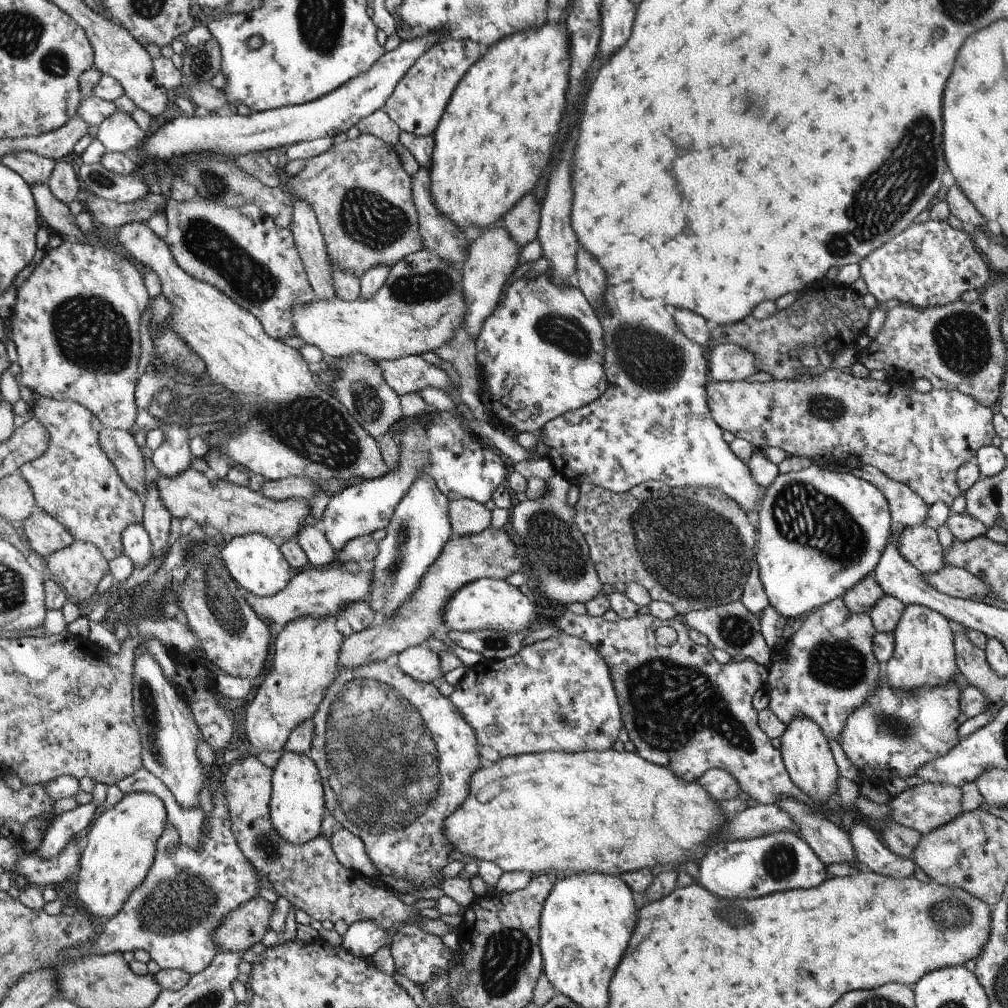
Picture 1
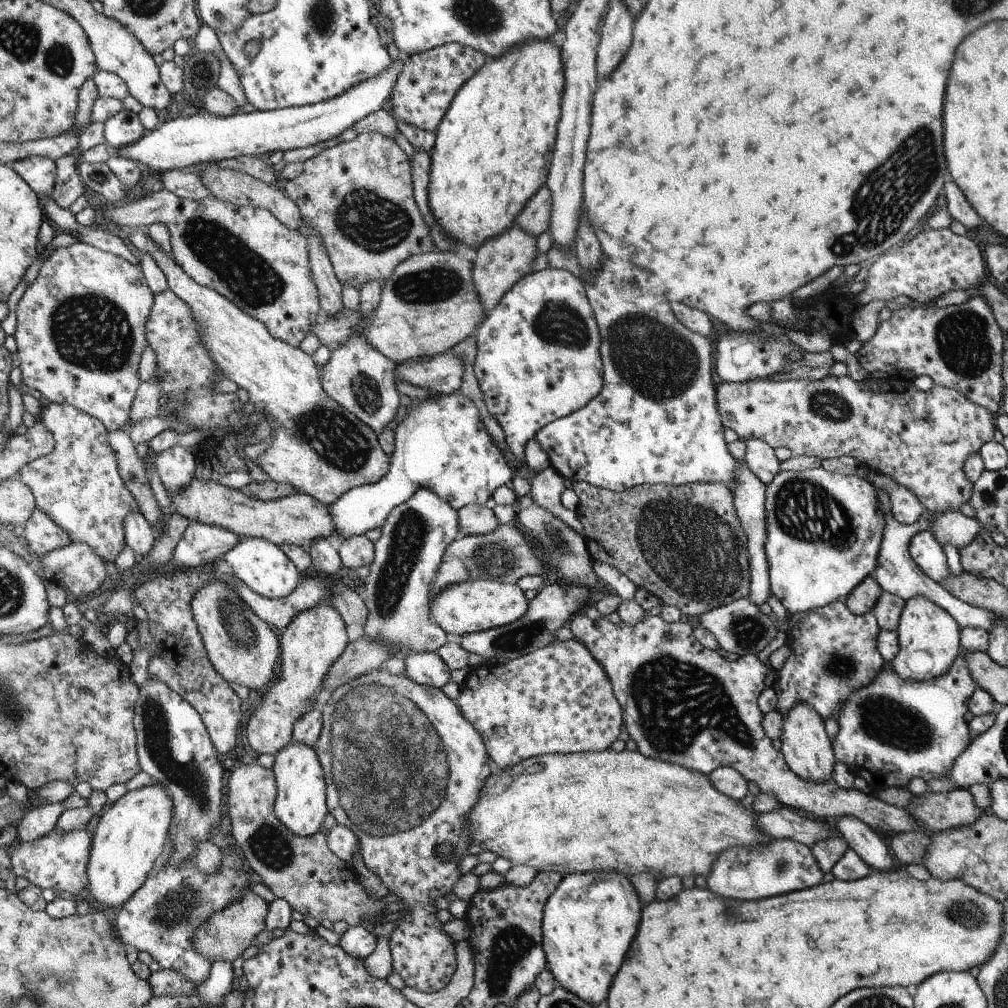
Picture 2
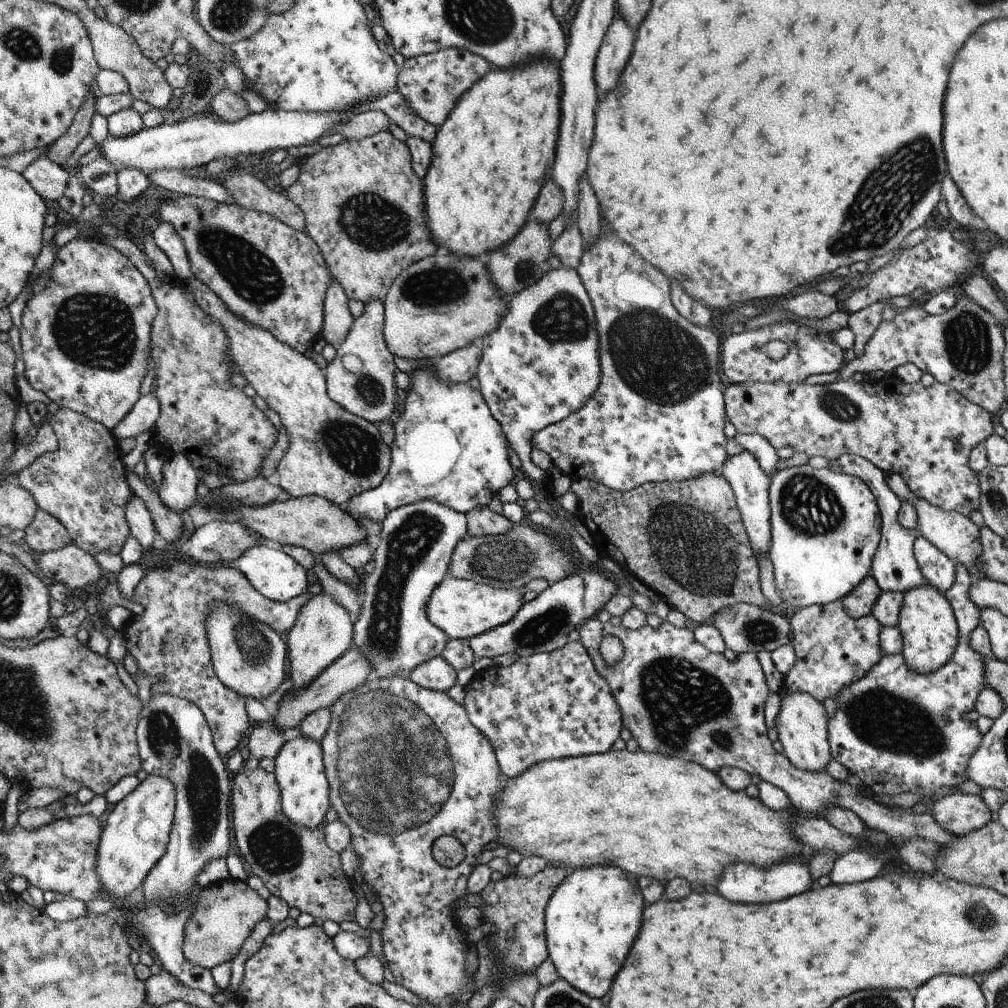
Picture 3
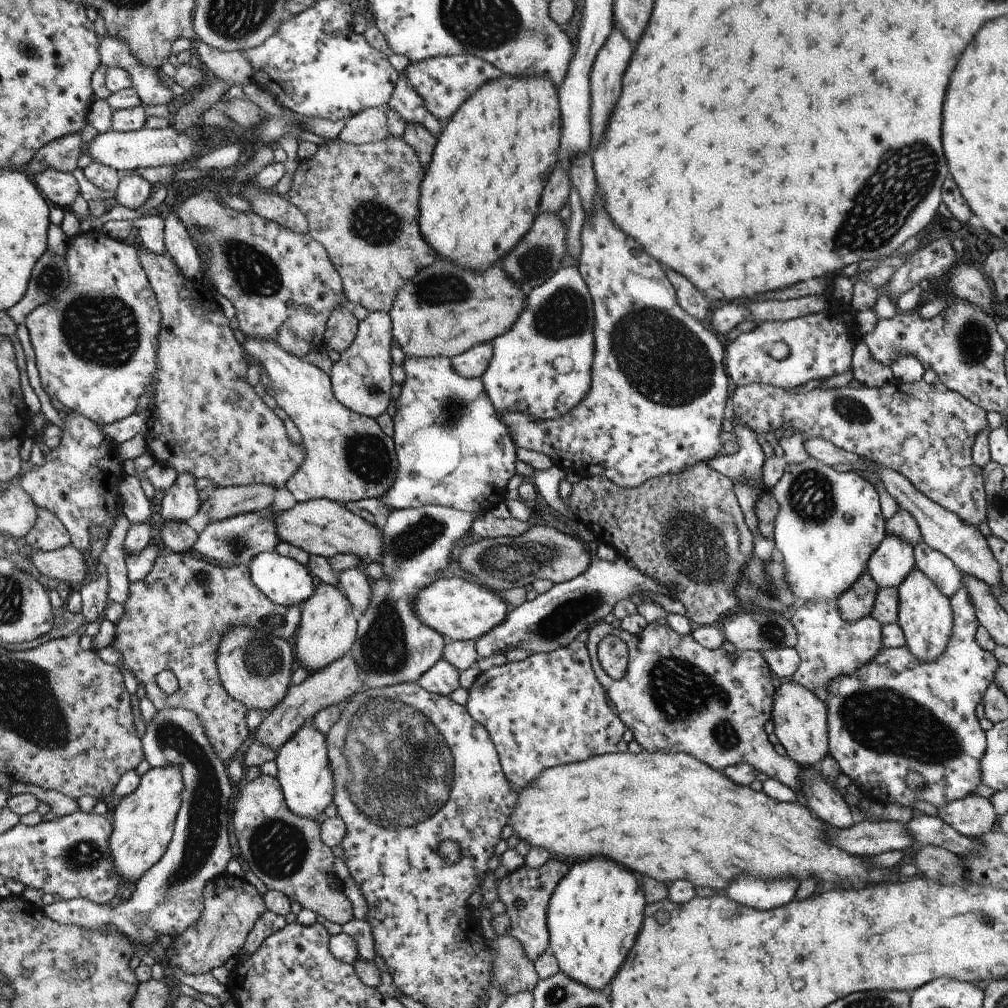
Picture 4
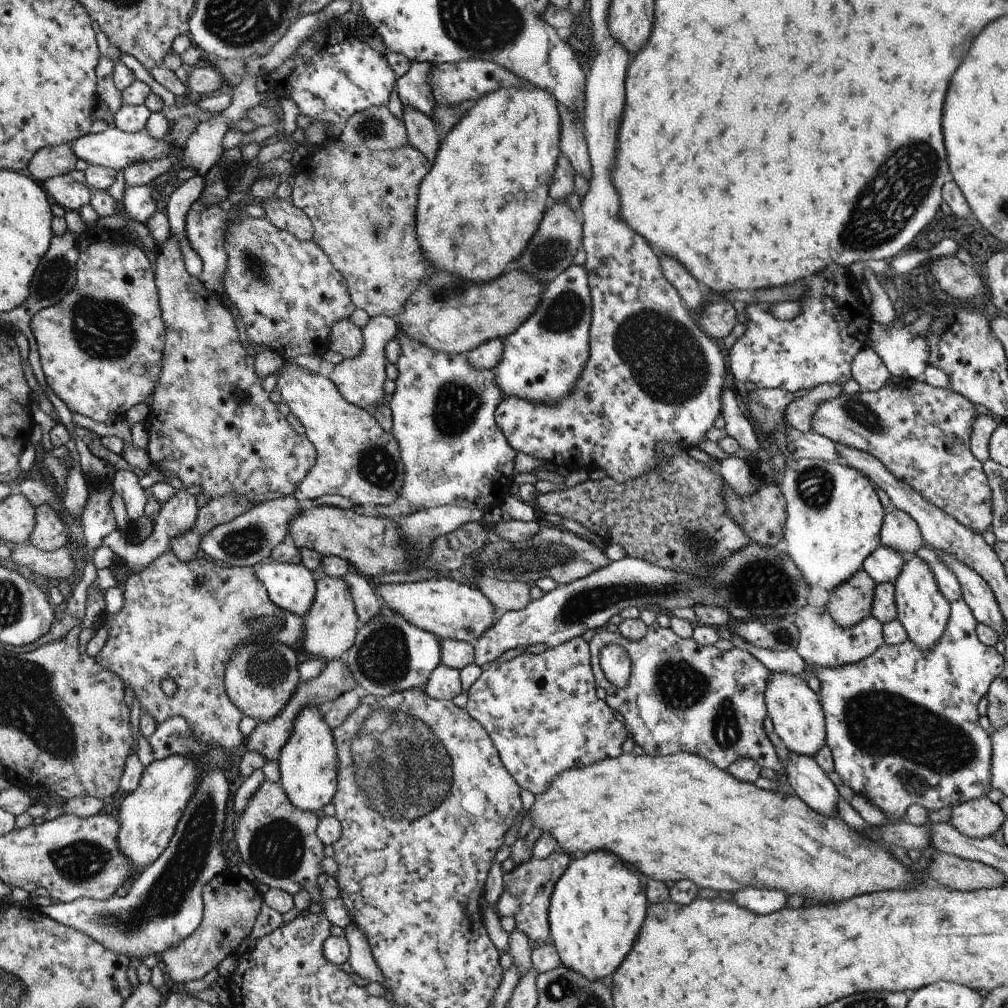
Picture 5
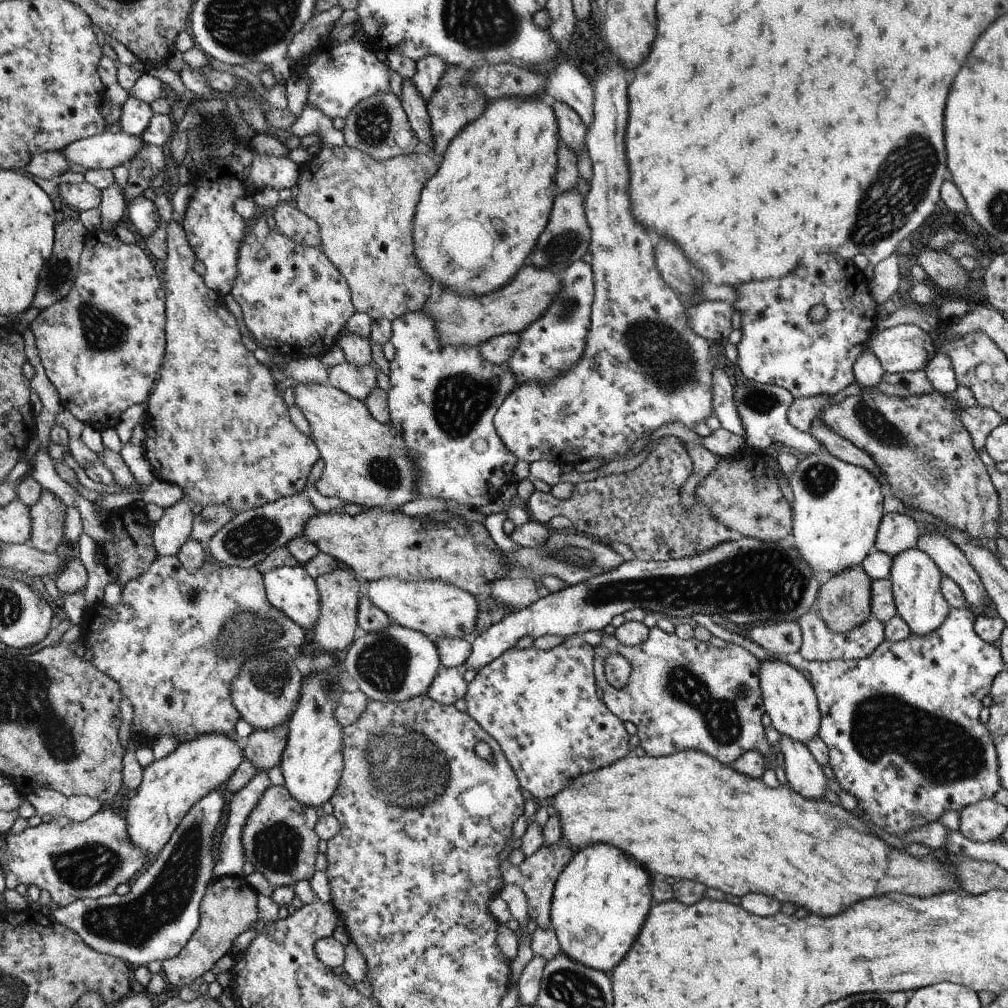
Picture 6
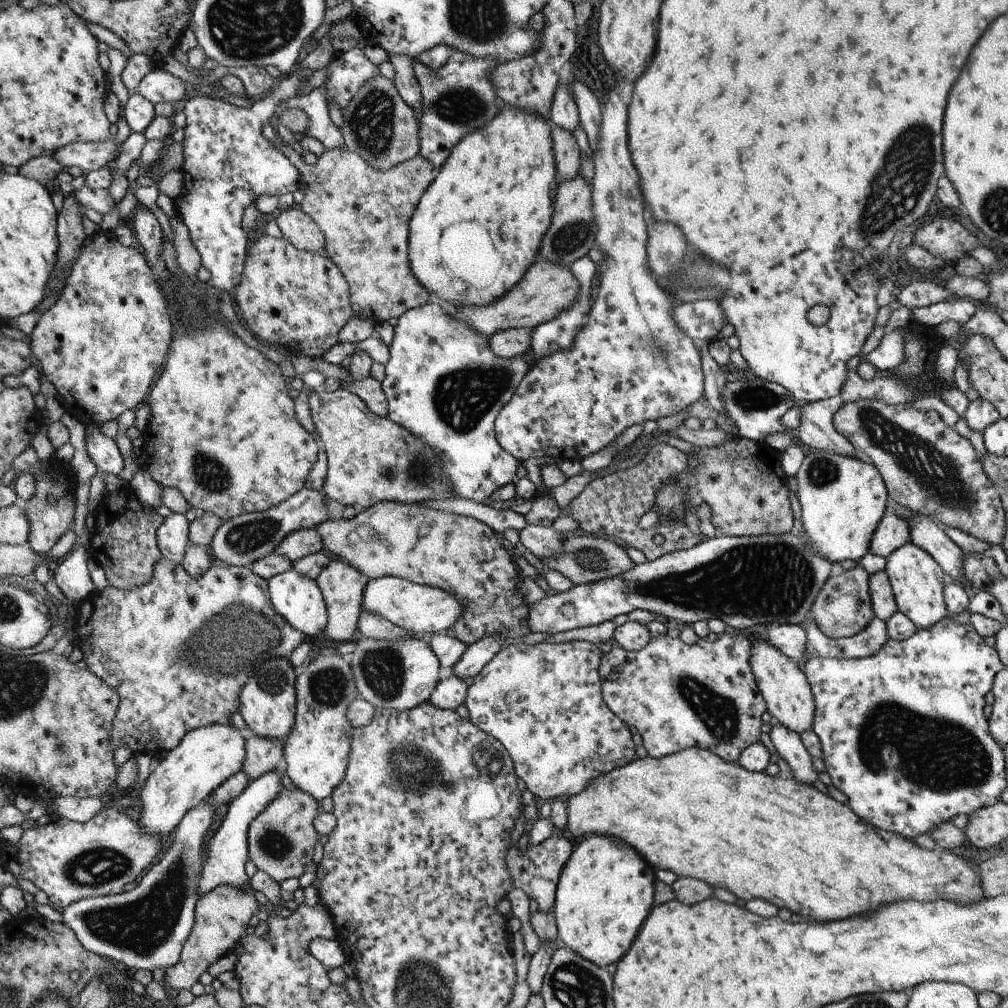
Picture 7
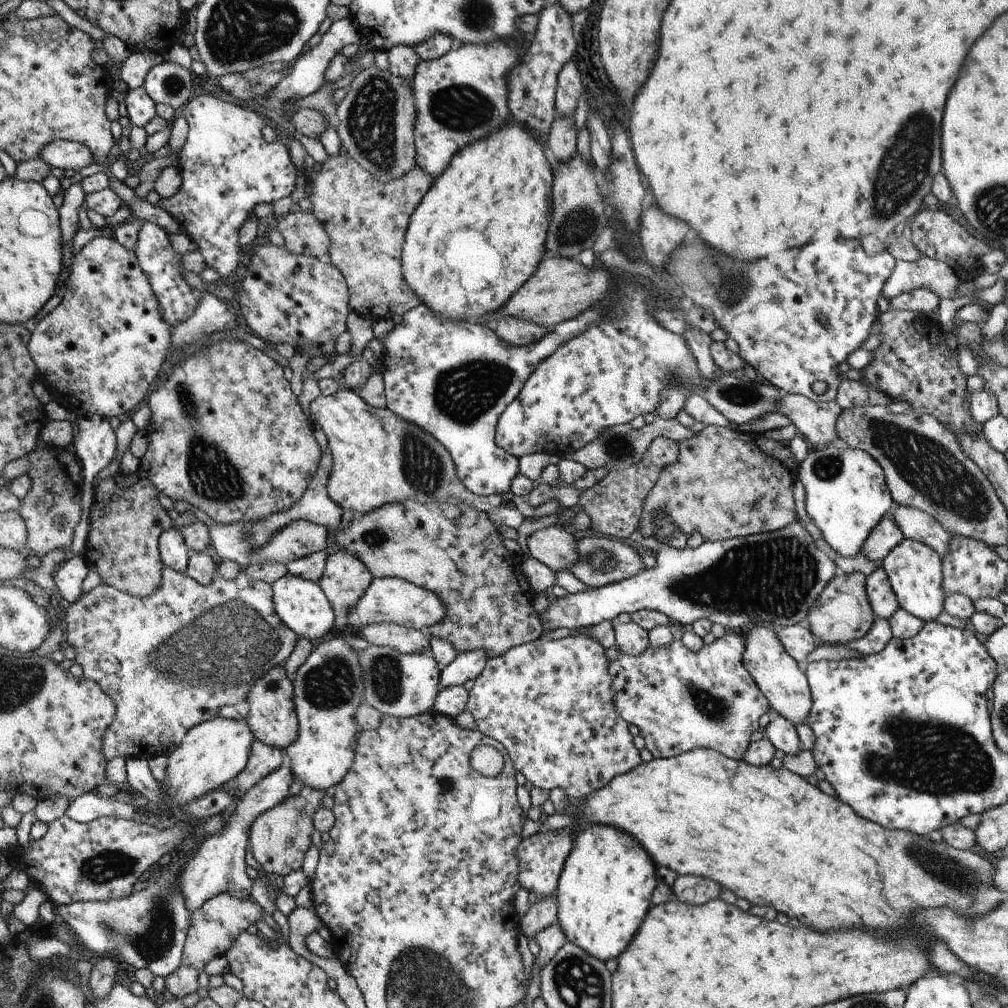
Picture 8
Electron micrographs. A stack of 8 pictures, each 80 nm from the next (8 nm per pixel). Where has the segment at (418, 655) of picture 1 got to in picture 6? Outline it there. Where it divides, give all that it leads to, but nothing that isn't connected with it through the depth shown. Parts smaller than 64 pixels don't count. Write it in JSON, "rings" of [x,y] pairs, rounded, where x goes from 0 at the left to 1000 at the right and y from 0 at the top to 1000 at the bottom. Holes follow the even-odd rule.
{"rings":[[[447,662],[431,673],[424,690],[440,699],[451,699],[454,694],[461,693],[462,687],[463,678],[460,676],[459,667]]]}

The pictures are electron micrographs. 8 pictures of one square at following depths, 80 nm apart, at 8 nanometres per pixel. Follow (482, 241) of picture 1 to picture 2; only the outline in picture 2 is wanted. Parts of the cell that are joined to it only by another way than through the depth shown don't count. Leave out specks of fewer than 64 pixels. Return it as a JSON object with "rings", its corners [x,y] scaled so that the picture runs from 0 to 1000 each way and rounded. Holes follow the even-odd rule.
{"rings":[[[516,223],[511,224],[508,228],[498,231],[496,235],[490,235],[486,239],[482,239],[480,243],[472,247],[472,256],[469,257],[469,277],[471,278],[471,290],[475,290],[475,295],[479,300],[481,311],[484,312],[492,303],[496,302],[498,296],[509,288],[509,284],[514,279],[518,279],[521,275],[524,275],[526,271],[530,271],[528,264],[530,264],[530,258],[535,252],[533,247],[533,234],[520,228]]]}

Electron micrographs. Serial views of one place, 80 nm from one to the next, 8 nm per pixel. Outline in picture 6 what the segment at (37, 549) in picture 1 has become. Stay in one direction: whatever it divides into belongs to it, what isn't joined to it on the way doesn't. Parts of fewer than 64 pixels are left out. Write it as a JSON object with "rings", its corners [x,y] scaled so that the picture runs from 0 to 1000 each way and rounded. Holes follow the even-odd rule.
{"rings":[[[43,485],[40,496],[29,504],[33,524],[28,539],[36,546],[53,550],[63,534],[63,498],[50,486]]]}

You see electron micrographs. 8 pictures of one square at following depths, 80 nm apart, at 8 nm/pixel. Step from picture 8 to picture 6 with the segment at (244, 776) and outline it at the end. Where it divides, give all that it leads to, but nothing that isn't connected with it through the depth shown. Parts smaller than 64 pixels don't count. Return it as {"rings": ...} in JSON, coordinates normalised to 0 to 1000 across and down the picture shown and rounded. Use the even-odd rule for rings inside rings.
{"rings":[[[282,716],[270,724],[255,724],[248,728],[246,740],[242,743],[242,753],[252,756],[257,765],[277,761],[279,749],[287,734],[287,716]]]}

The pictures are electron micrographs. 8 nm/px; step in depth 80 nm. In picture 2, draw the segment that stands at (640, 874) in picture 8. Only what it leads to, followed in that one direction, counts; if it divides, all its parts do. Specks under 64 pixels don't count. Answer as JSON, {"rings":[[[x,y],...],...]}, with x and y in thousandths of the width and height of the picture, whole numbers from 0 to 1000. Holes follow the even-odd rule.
{"rings":[[[599,864],[562,868],[540,901],[539,923],[543,960],[548,963],[554,977],[589,998],[602,991],[607,973],[633,925],[639,896],[623,871],[624,869],[619,869],[617,865],[613,867]]]}

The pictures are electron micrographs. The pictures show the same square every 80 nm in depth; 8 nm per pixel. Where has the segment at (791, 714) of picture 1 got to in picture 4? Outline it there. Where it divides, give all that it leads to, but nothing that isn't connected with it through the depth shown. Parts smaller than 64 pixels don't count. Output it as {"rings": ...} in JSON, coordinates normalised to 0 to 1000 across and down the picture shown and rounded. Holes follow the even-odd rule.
{"rings":[[[828,595],[795,598],[783,616],[790,625],[791,637],[788,643],[794,653],[794,660],[784,671],[784,677],[794,679],[804,687],[808,687],[809,683],[821,685],[823,677],[829,673],[849,669],[849,665],[867,655],[876,642],[875,620],[864,610],[849,617],[839,617],[833,611]]]}

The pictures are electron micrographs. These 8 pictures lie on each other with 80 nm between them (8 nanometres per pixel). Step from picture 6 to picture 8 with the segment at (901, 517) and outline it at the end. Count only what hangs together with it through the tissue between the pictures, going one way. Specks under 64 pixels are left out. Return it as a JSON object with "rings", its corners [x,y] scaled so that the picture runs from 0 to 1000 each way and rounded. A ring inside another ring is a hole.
{"rings":[[[875,514],[874,518],[871,518],[871,521],[863,528],[863,532],[859,534],[853,549],[865,558],[875,559],[877,554],[897,535],[893,522],[889,522],[887,516]]]}

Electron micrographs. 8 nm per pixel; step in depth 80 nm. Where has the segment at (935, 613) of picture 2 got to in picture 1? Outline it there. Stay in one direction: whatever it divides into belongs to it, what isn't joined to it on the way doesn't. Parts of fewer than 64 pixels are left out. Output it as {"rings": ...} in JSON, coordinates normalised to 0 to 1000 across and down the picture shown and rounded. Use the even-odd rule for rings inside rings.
{"rings":[[[912,599],[898,600],[886,628],[888,644],[885,653],[875,661],[875,673],[888,684],[905,688],[913,681],[938,680],[950,668],[945,618],[933,606]]]}

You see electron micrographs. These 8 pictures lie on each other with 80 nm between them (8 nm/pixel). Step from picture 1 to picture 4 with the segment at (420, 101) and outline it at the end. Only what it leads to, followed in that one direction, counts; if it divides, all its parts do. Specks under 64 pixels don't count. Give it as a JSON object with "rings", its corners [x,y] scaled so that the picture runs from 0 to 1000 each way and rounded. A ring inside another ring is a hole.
{"rings":[[[466,54],[421,58],[417,62],[407,62],[401,67],[400,72],[407,79],[407,83],[411,85],[411,89],[419,95],[423,109],[427,110],[427,113],[431,113],[437,120],[442,119],[442,117],[448,117],[453,112],[454,107],[478,83],[482,83],[484,79],[496,77],[499,73],[498,70],[482,62],[482,60]]]}

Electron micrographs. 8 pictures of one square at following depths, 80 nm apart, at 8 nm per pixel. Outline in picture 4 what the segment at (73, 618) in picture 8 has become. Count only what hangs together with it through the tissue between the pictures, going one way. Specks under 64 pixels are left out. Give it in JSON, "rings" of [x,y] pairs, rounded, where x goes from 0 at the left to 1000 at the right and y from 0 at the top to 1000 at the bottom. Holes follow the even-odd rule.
{"rings":[[[173,548],[157,552],[152,565],[149,565],[143,575],[128,579],[127,595],[122,601],[123,611],[114,620],[115,630],[110,639],[113,645],[121,649],[119,665],[127,665],[135,676],[143,681],[145,691],[155,704],[185,702],[196,708],[212,744],[220,753],[228,754],[232,746],[242,738],[248,726],[244,722],[244,700],[230,692],[218,676],[214,661],[216,639],[220,631],[232,621],[250,621],[257,627],[284,633],[284,636],[291,635],[298,620],[299,601],[281,601],[267,595],[248,573],[248,566],[244,561],[219,563],[194,552]],[[162,665],[171,666],[177,674],[177,685],[169,690],[156,682],[154,671]]]}

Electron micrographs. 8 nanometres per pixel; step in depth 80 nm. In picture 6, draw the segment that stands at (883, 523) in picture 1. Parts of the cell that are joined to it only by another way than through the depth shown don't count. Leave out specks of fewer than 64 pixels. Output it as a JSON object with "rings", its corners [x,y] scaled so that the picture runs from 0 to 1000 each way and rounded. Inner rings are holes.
{"rings":[[[812,448],[796,453],[790,466],[782,472],[787,488],[786,542],[808,569],[833,569],[854,561],[867,544],[877,513],[876,480],[859,464],[835,458],[825,450]]]}

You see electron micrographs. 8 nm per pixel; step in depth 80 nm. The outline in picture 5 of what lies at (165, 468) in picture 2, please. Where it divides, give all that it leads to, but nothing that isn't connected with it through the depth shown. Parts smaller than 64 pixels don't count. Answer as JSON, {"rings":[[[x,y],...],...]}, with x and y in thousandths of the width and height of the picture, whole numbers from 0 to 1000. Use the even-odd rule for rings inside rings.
{"rings":[[[181,482],[181,485],[175,486],[175,489],[167,498],[159,502],[157,514],[152,520],[153,525],[151,526],[151,530],[138,541],[129,539],[125,535],[125,530],[119,528],[117,524],[103,532],[102,540],[109,543],[115,553],[118,554],[123,561],[127,562],[132,569],[139,571],[141,565],[147,564],[153,557],[156,557],[161,550],[165,549],[165,546],[170,546],[169,542],[171,541],[171,537],[174,533],[177,533],[177,530],[185,529],[192,522],[198,506],[194,498],[195,492],[187,489],[186,485],[187,482]]]}

